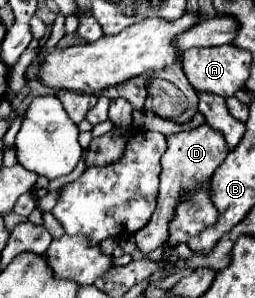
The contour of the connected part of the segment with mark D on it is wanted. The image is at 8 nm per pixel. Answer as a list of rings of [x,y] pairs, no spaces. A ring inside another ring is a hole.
[[[201,125],[193,131],[183,131],[177,135],[169,135],[167,137],[167,151],[161,159],[161,183],[159,183],[159,201],[157,201],[157,209],[151,217],[151,221],[137,231],[135,241],[137,241],[137,249],[141,253],[151,253],[157,247],[167,245],[169,241],[169,223],[175,217],[175,207],[183,201],[185,193],[193,191],[199,183],[205,183],[211,179],[213,171],[217,169],[217,165],[223,163],[223,159],[227,157],[227,147],[225,147],[225,139],[221,133],[213,131],[207,125]]]

